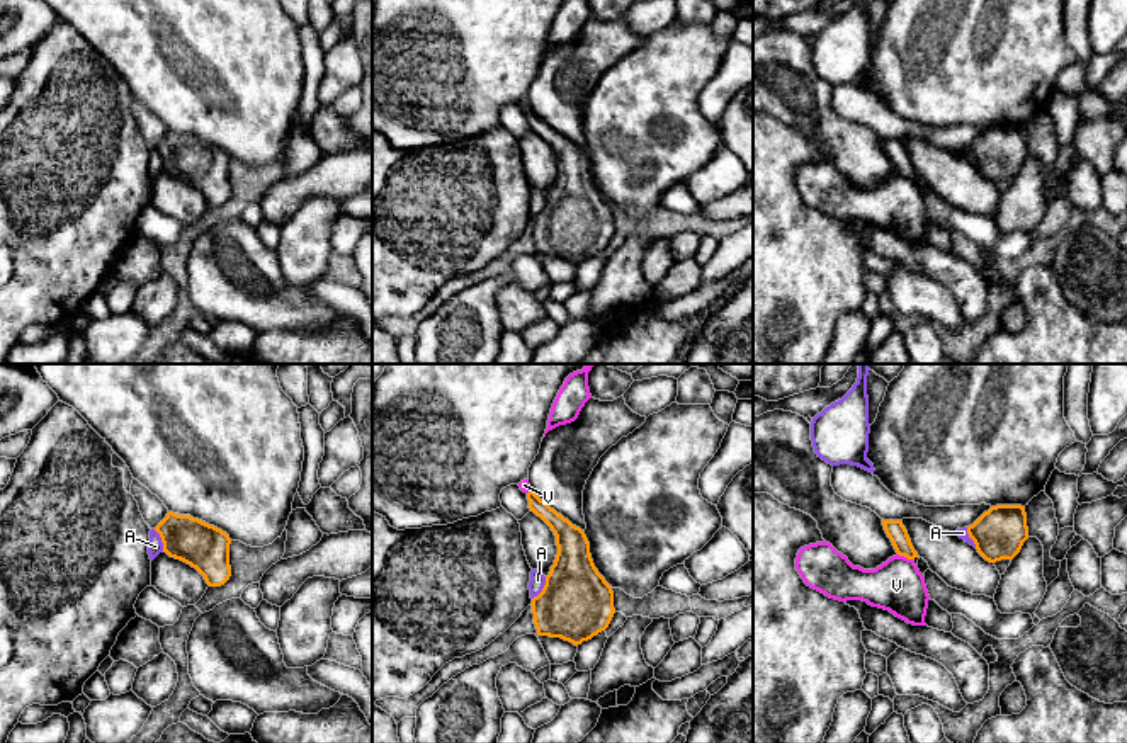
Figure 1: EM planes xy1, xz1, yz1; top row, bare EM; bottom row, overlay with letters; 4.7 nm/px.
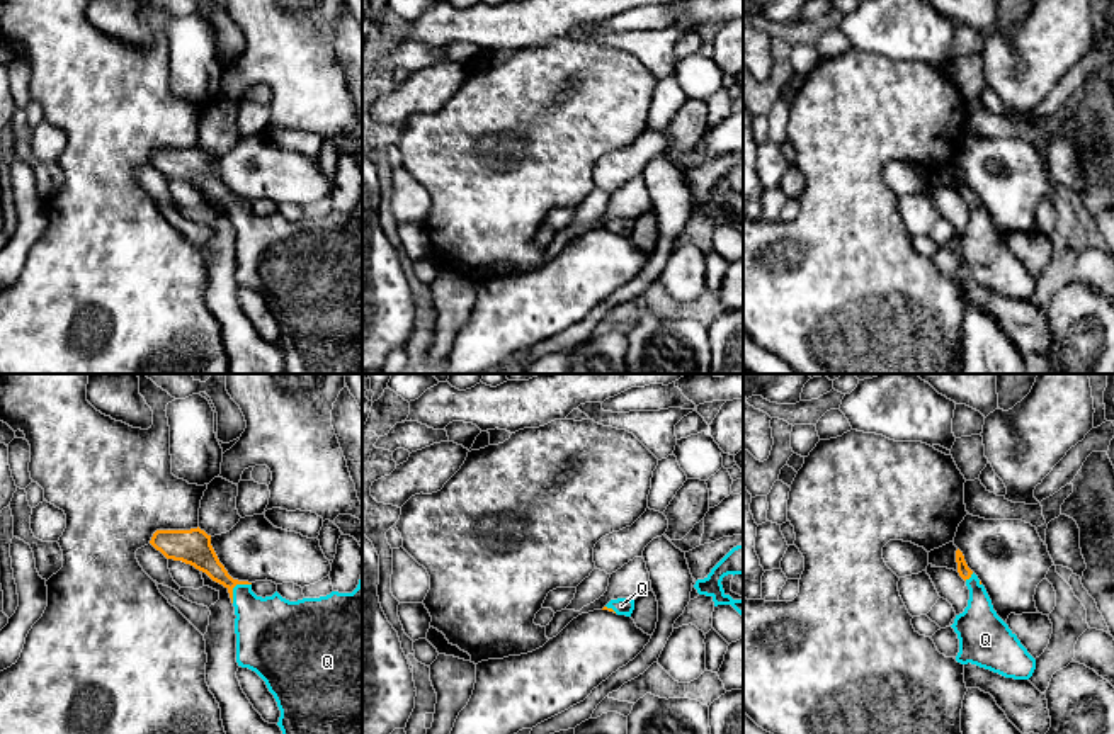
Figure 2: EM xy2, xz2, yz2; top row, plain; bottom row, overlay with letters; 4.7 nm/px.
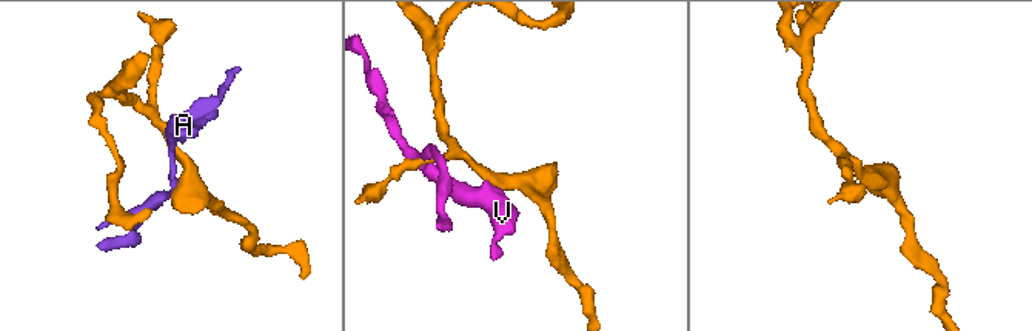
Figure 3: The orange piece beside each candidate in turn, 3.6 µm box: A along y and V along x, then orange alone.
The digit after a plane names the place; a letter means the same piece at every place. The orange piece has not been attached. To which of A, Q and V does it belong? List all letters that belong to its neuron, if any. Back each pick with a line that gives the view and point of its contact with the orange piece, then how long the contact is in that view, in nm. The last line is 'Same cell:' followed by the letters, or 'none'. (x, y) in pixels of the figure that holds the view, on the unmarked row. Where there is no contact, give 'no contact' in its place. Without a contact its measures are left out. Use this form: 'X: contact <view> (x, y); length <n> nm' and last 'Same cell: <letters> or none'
Q: contact xy2 (235, 204); length 130 nm
Same cell: Q

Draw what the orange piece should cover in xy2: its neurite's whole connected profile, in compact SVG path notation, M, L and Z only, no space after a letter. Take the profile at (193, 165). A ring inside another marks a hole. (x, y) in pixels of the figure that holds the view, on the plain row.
M156 150L150 163L223 204L235 226L236 282L255 291L274 314L284 374L362 374L362 194L352 212L289 221L277 211L257 216L252 202L233 199L204 150Z

